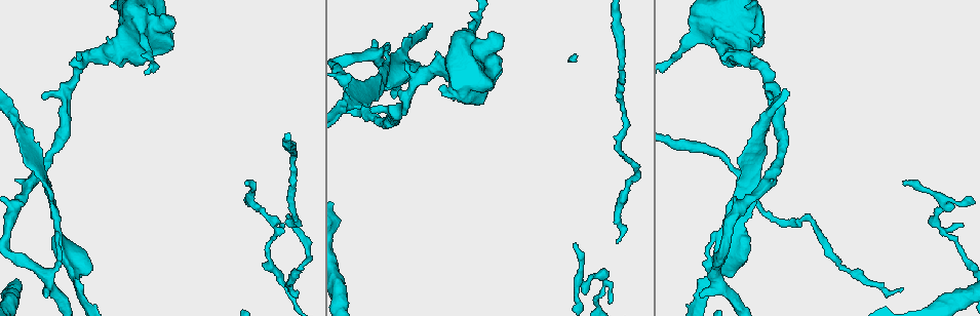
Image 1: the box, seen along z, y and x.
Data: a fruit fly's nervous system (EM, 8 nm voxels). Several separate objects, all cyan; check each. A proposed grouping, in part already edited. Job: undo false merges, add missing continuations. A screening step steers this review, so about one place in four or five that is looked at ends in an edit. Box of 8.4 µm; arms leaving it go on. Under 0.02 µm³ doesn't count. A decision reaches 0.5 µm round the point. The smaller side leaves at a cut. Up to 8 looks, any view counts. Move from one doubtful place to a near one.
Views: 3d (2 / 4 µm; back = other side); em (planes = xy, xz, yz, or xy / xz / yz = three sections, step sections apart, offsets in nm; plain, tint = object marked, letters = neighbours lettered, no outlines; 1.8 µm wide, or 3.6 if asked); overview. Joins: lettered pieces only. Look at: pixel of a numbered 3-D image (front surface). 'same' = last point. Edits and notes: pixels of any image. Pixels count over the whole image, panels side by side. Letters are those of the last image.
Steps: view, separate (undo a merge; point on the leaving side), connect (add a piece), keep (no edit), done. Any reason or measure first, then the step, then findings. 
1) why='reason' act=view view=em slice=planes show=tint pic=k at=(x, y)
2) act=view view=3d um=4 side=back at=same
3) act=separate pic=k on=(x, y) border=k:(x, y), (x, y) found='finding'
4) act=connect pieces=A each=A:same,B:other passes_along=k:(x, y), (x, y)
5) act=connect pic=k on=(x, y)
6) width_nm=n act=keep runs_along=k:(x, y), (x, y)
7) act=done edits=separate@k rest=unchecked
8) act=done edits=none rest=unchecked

why='tapers out' act=view view=em slice=planes show=letters pic=1 at=(903, 182)

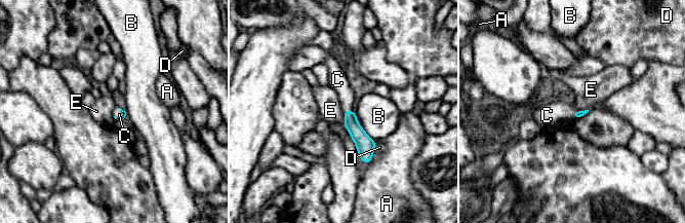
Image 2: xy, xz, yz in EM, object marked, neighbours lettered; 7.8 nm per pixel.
act=connect pieces=C each=A:other,B:other,C:same,D:other,E:other found='the cell continues'

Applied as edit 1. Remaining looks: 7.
act=view view=overview

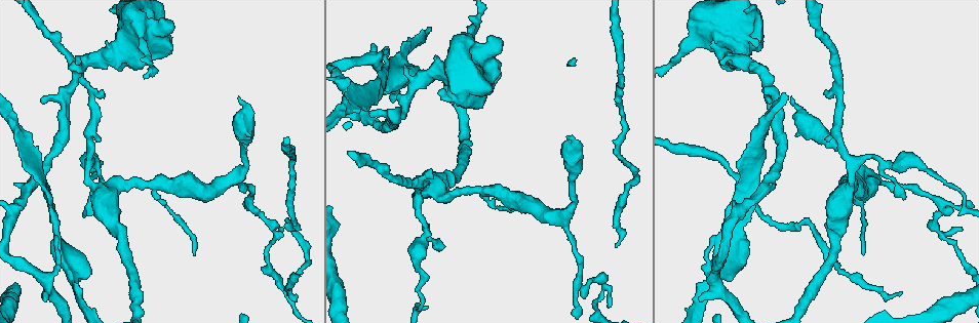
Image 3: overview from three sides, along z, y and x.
why='free end' act=view view=3d um=4 pic=3 at=(86, 275)

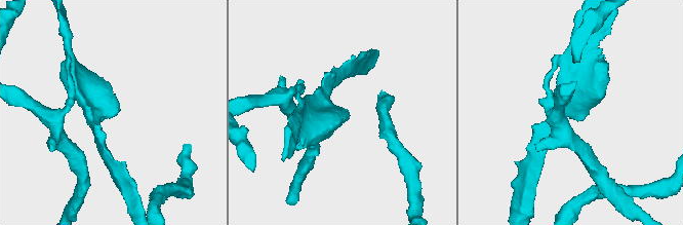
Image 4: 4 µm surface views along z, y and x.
why='shape alone is not enough' act=view view=em um=3.6 slice=xy step=16 show=tint pic=4 at=(342, 108)

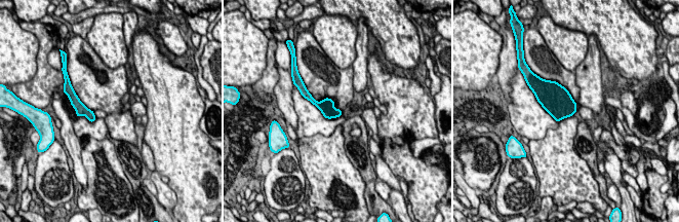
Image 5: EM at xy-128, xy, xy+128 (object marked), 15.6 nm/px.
why='see the neighbours' act=view view=em um=3.6 slice=xy step=16 show=letters at=same

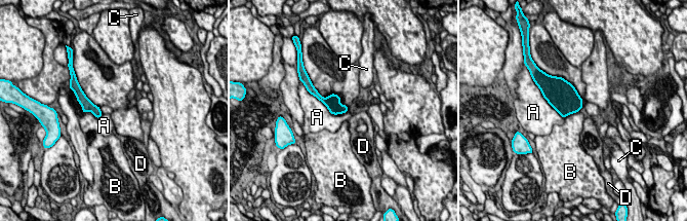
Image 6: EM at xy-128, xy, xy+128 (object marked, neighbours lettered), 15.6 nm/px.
width_nm=240 act=keep each=A:other,B:other,C:other,D:other border=6:(312, 94), (331, 113), (348, 111) found='none of them fits'

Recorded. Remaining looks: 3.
why='an open end' act=view view=em um=3.6 slice=planes show=letters pic=3 at=(502, 47)

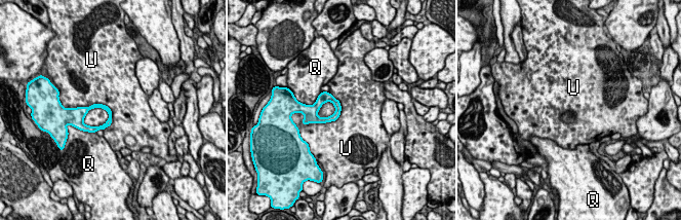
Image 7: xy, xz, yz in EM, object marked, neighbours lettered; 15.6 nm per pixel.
act=keep each=Q:other,U:other runs_along=7:(82, 109), (82, 121), (89, 130) found='none of them fits'

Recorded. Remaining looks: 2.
act=done edits=connect@2 rest=unchecked

